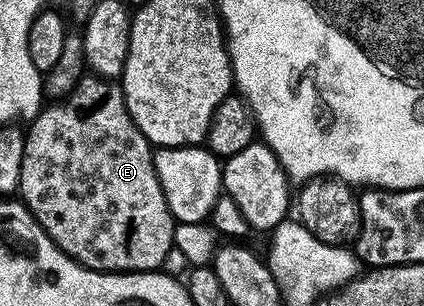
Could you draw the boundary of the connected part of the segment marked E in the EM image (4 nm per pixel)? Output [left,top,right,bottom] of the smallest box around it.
[19,77,178,275]

